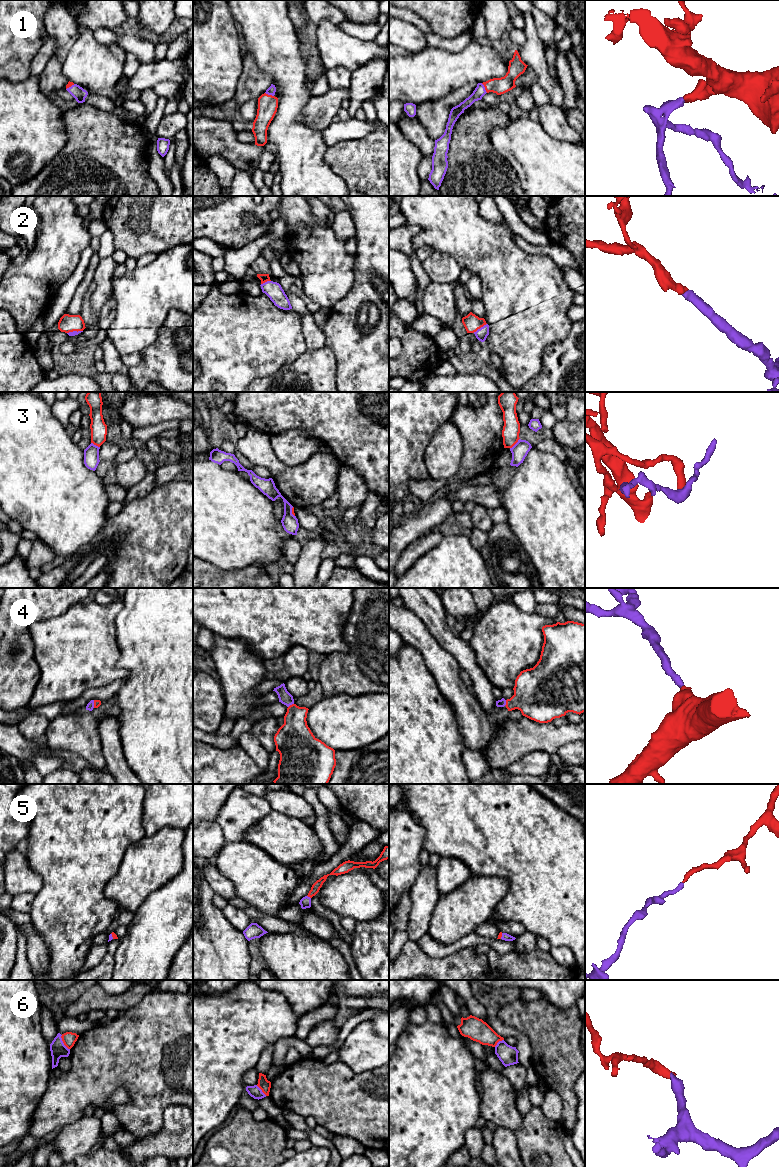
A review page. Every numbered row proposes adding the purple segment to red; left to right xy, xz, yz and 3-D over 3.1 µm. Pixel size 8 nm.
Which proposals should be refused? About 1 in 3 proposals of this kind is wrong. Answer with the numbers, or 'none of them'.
6

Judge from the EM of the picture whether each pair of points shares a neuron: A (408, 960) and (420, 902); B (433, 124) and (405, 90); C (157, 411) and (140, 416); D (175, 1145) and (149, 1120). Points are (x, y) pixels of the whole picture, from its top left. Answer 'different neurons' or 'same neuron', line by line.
A: different neurons
B: different neurons
C: same neuron
D: different neurons

